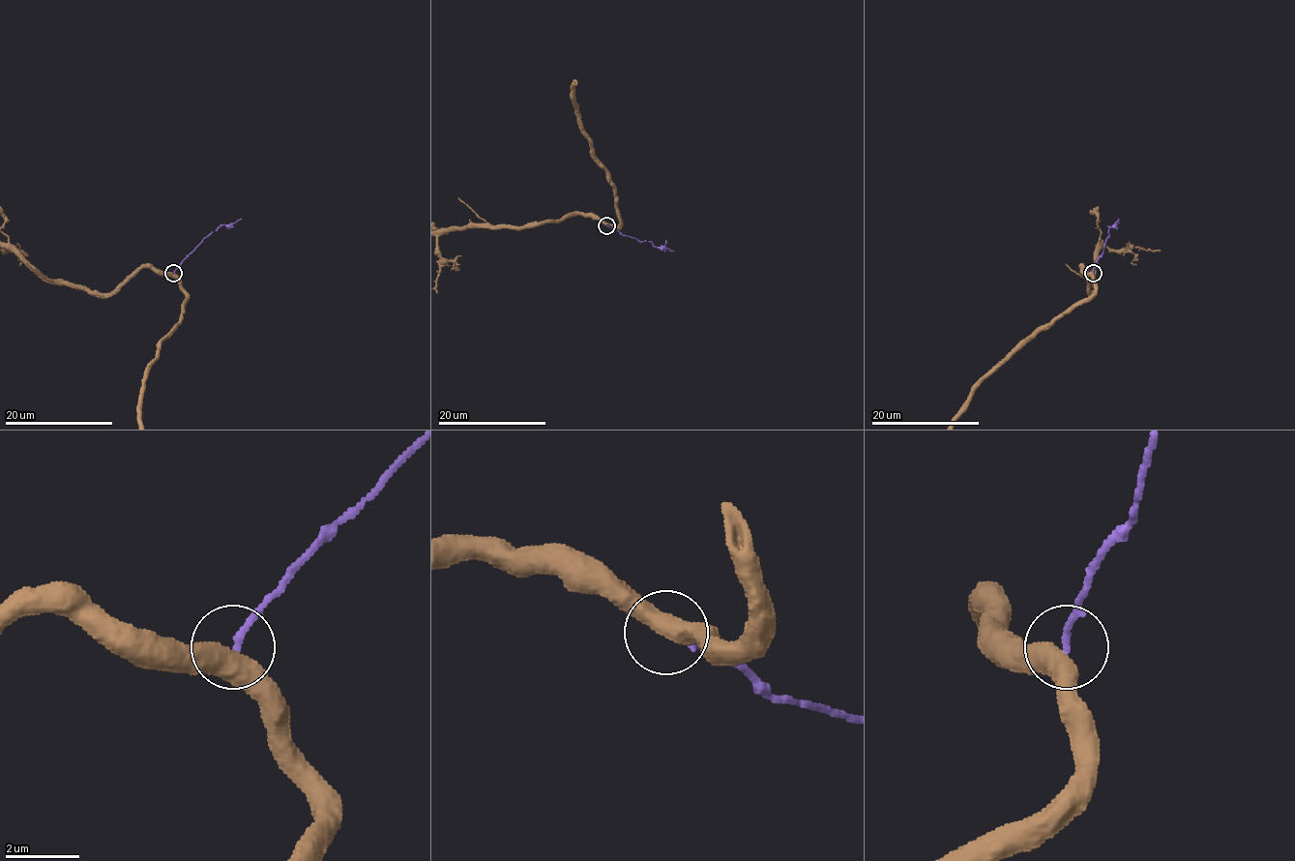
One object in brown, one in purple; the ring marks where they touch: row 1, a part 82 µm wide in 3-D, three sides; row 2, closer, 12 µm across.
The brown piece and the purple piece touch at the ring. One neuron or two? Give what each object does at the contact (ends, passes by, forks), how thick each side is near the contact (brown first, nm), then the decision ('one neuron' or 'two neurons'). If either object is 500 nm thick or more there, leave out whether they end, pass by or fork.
calibres 500 and 180 nm; two neurons

